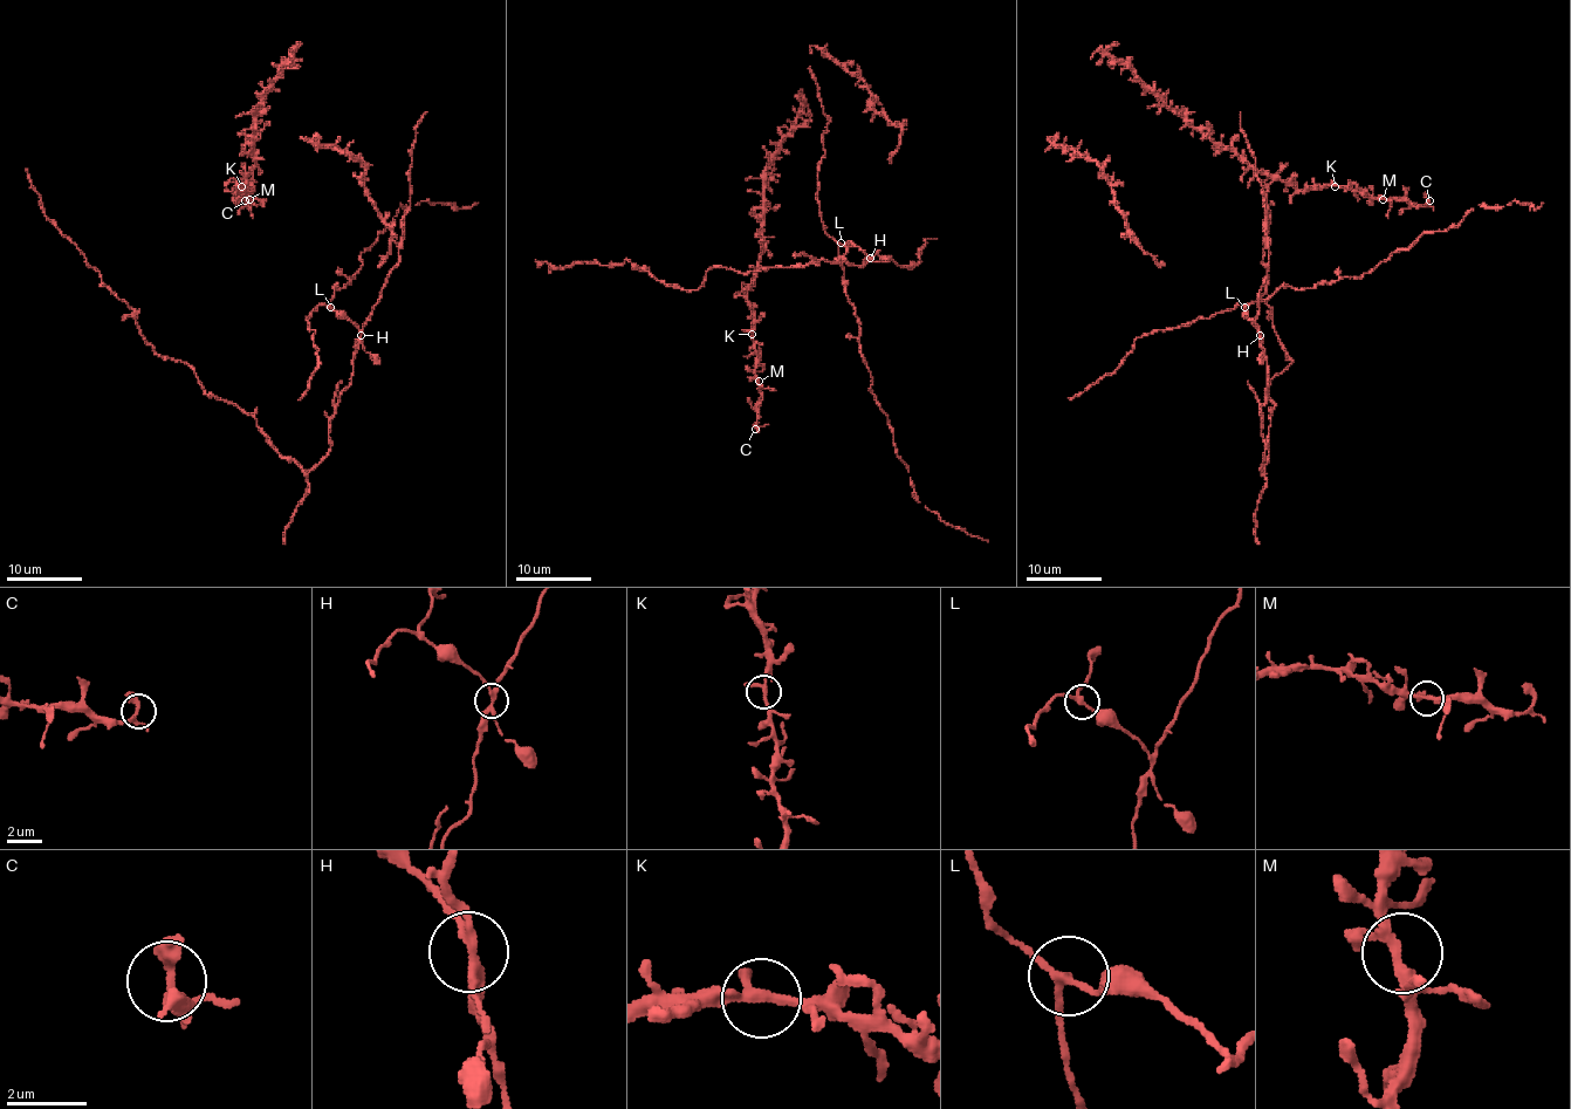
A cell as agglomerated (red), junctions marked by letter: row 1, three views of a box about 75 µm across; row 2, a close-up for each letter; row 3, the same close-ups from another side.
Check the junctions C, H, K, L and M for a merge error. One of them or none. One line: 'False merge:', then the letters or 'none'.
False merge: H

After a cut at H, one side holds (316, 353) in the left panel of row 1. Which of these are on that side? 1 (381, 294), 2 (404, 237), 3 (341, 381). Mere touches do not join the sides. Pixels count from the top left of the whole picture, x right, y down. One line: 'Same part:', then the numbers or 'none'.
Same part: none

